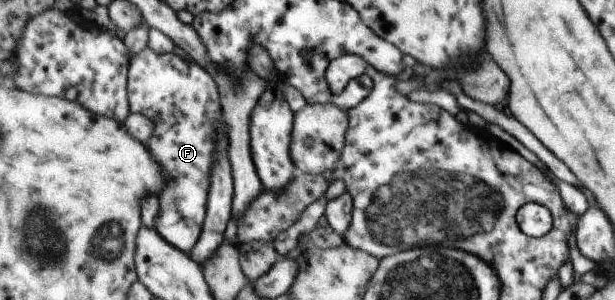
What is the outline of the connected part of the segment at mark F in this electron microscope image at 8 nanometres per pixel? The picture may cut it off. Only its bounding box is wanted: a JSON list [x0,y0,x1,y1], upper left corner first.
[128,46,223,254]

